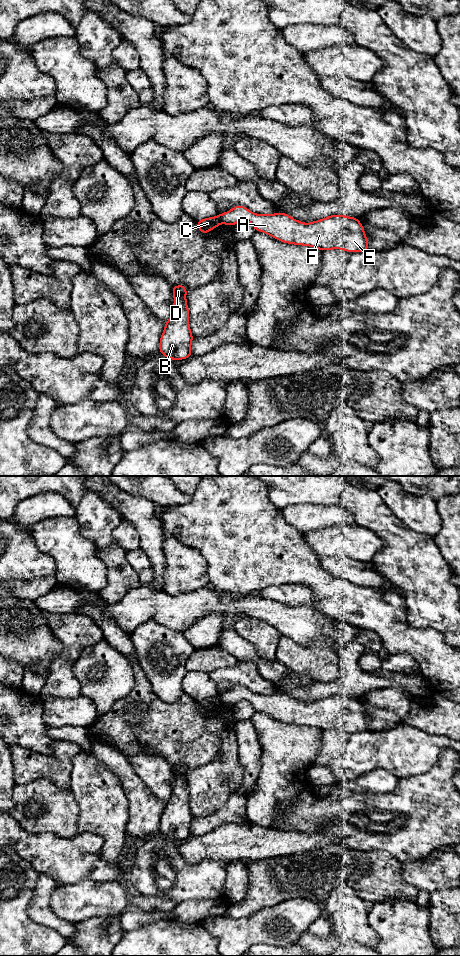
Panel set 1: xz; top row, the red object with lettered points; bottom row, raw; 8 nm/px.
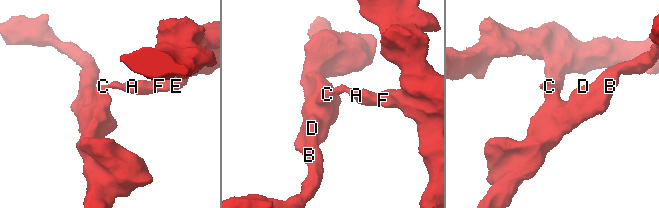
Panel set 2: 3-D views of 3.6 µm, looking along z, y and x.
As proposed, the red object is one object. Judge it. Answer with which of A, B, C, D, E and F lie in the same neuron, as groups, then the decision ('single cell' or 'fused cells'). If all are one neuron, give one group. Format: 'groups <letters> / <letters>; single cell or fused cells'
groups A E F / B C D; fused cells

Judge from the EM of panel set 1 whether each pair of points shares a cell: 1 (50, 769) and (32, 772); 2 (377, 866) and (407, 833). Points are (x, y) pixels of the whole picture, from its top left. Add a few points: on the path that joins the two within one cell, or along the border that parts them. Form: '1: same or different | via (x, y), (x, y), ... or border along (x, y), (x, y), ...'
1: same | via (46, 769), (36, 769)
2: different | border along (366, 850), (385, 850), (401, 862)

